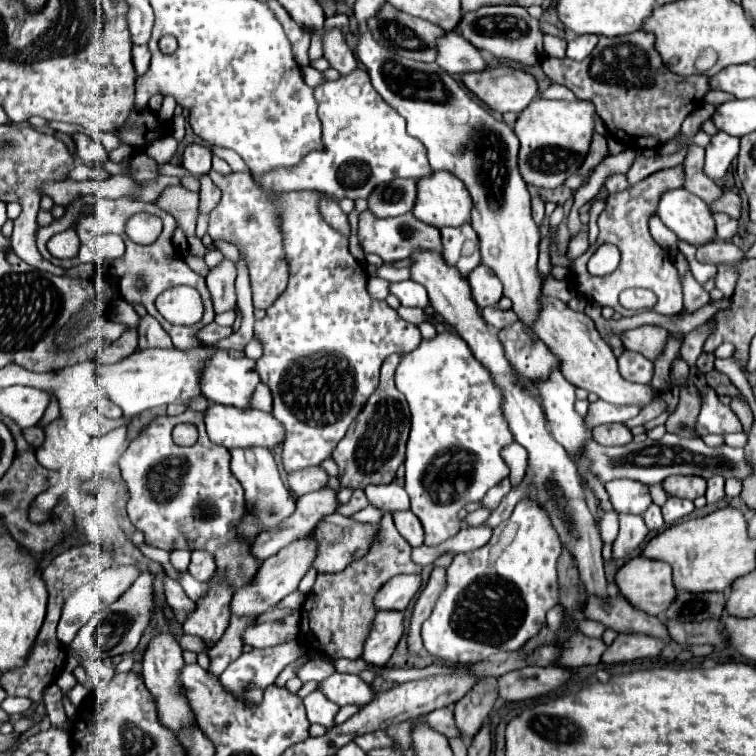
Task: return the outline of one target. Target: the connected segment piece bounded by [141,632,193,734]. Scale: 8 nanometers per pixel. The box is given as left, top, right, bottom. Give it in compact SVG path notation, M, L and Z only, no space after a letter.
M167 632L153 636L153 640L149 642L149 646L145 650L141 664L143 664L145 684L151 690L151 694L155 694L159 700L159 718L163 718L163 724L167 724L167 728L175 730L175 734L177 734L183 726L193 722L193 714L187 706L187 700L183 698L183 694L179 694L179 690L175 690L175 672L179 672L179 666L183 666L179 642Z

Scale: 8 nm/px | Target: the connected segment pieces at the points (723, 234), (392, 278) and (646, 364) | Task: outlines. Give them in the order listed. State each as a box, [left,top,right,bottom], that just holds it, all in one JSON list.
[[713,214,739,240],[375,264,411,282],[619,350,653,384]]

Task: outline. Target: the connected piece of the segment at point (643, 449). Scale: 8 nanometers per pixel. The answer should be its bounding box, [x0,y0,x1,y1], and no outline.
[585,434,755,486]

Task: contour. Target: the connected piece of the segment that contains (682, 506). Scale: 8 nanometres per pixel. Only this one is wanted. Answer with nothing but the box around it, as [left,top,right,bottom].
[663,496,695,526]

